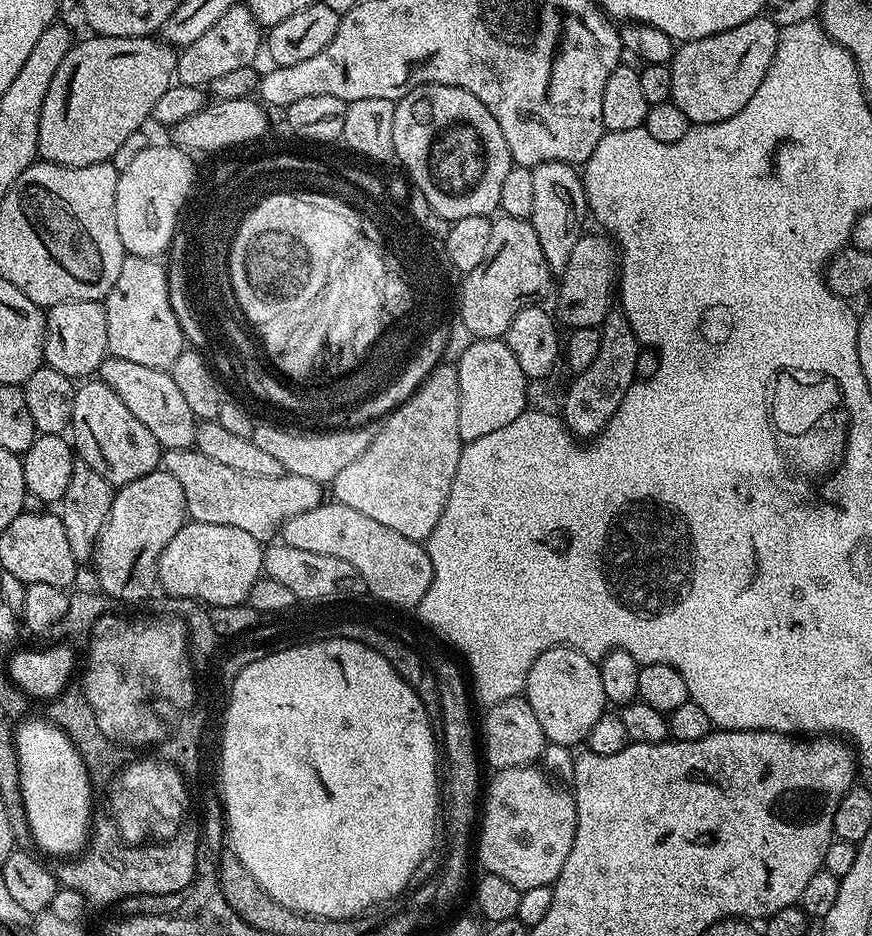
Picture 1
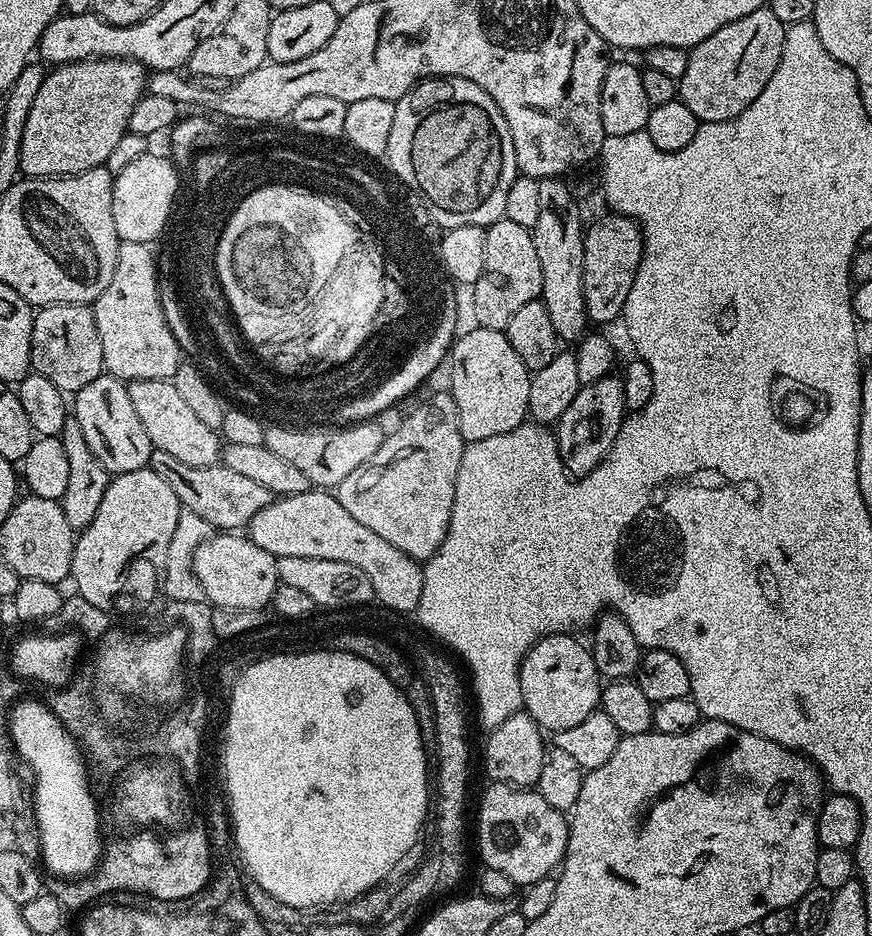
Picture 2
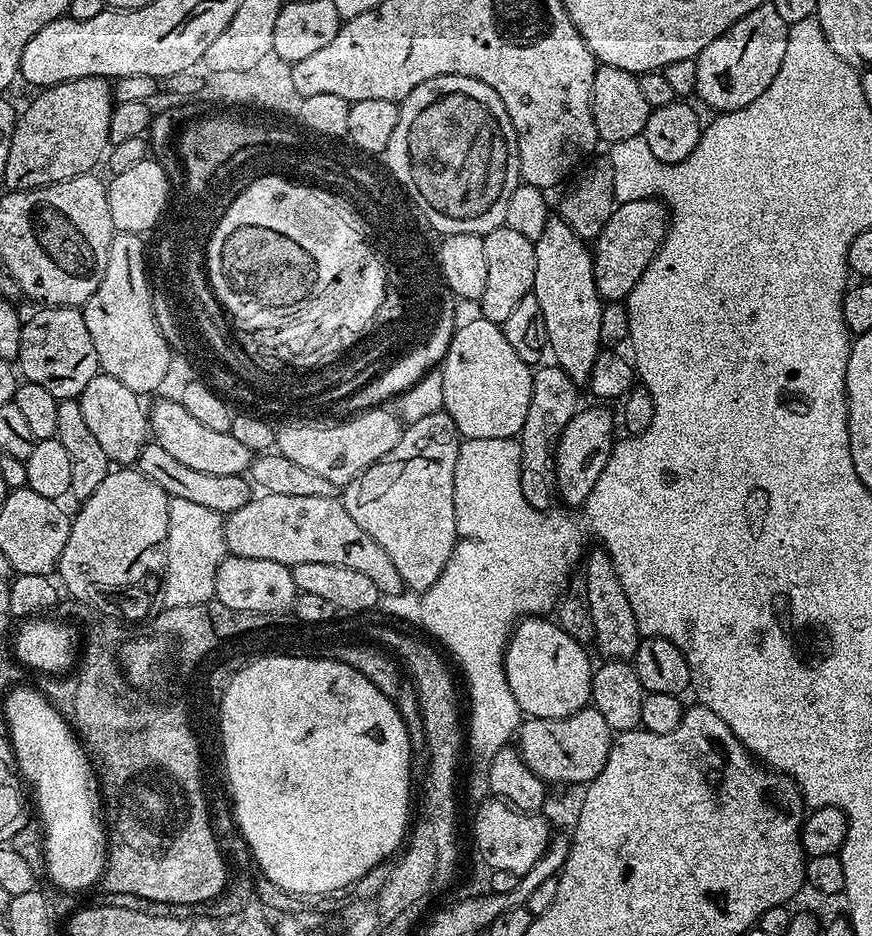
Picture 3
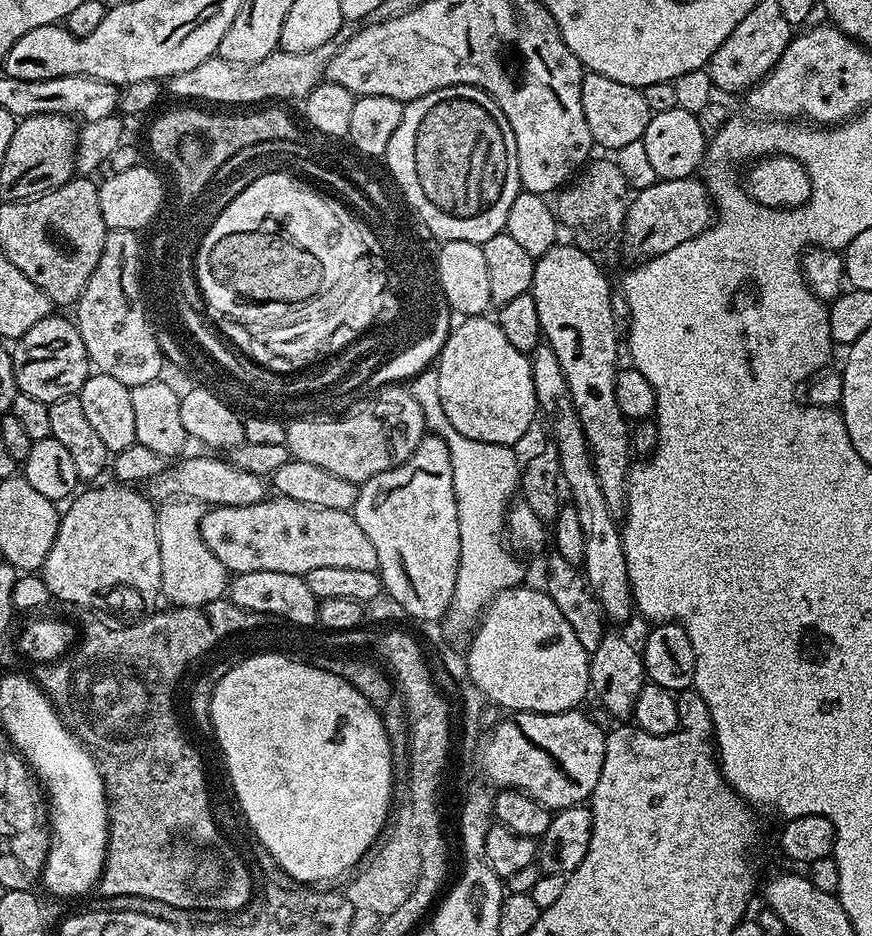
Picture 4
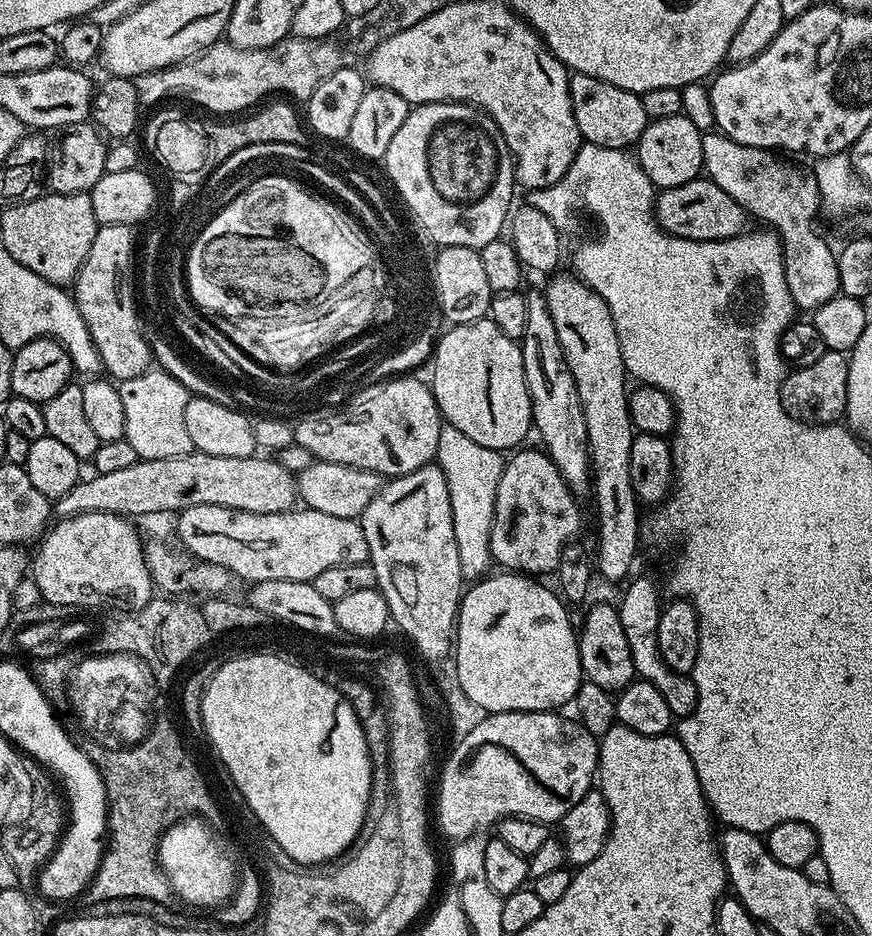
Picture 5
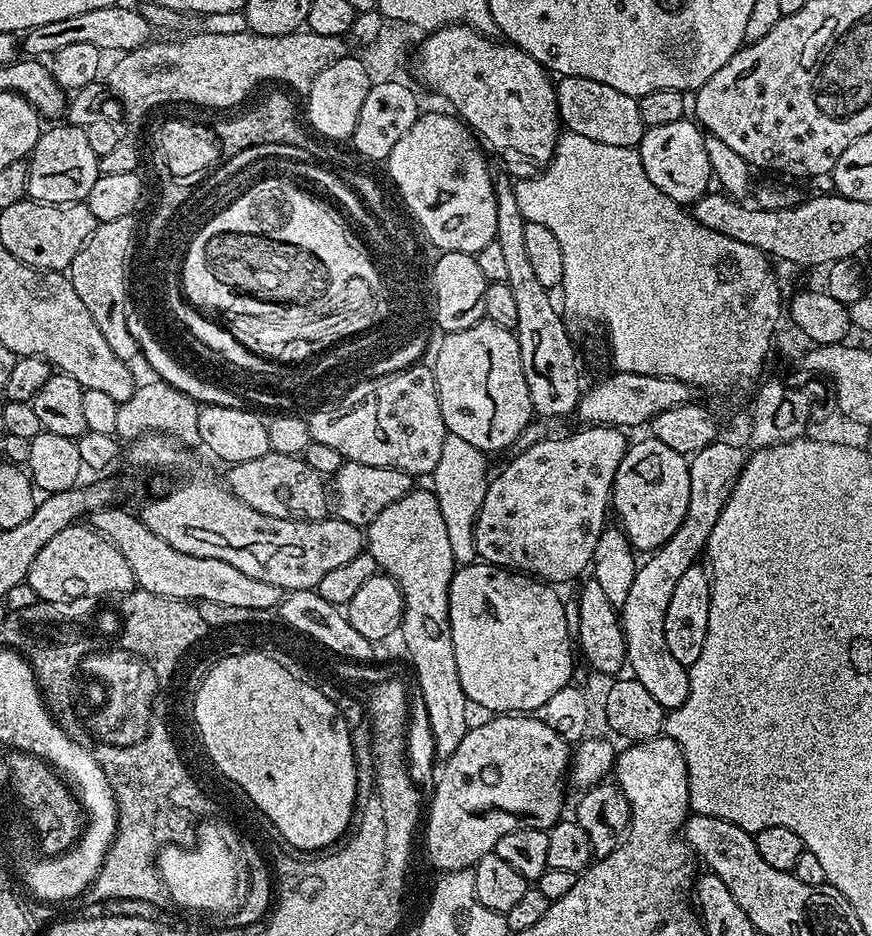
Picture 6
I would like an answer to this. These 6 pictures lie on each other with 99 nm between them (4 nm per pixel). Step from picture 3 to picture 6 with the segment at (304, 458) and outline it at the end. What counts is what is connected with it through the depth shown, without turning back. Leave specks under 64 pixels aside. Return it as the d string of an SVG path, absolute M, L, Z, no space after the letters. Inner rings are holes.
M424 362L364 381L336 403L309 411L306 419L310 438L338 450L344 461L386 466L407 472L413 478L427 477L438 466L442 442L450 434L444 427L438 402L436 373Z

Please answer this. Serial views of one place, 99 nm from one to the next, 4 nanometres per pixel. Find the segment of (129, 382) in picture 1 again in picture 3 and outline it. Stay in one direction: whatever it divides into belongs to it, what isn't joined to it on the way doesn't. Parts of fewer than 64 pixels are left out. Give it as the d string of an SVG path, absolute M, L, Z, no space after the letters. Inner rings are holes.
M179 399L160 400L150 408L150 436L155 444L162 446L173 458L178 458L185 466L193 470L202 470L202 474L230 474L244 476L252 467L254 453L250 451L231 432L210 430L210 426L202 426L198 418L193 418L180 404Z

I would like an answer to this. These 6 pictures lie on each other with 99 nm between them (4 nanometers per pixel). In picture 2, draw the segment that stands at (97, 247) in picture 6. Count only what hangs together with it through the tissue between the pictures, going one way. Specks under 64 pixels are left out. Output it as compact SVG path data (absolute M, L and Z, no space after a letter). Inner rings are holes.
M123 241L110 286L91 305L98 338L102 341L104 372L119 380L171 380L180 369L182 353L167 325L159 298L157 253L142 242Z

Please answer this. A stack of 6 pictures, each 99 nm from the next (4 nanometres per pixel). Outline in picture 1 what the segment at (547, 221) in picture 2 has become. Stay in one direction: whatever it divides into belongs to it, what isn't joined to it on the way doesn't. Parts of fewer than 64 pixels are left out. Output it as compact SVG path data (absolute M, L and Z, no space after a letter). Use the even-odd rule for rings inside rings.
M542 162L531 170L534 176L534 210L530 223L534 234L538 234L538 242L542 246L542 254L546 254L549 268L559 274L563 272L566 262L570 262L570 250L574 250L582 235L580 219L586 216L584 182L581 173L566 162Z

